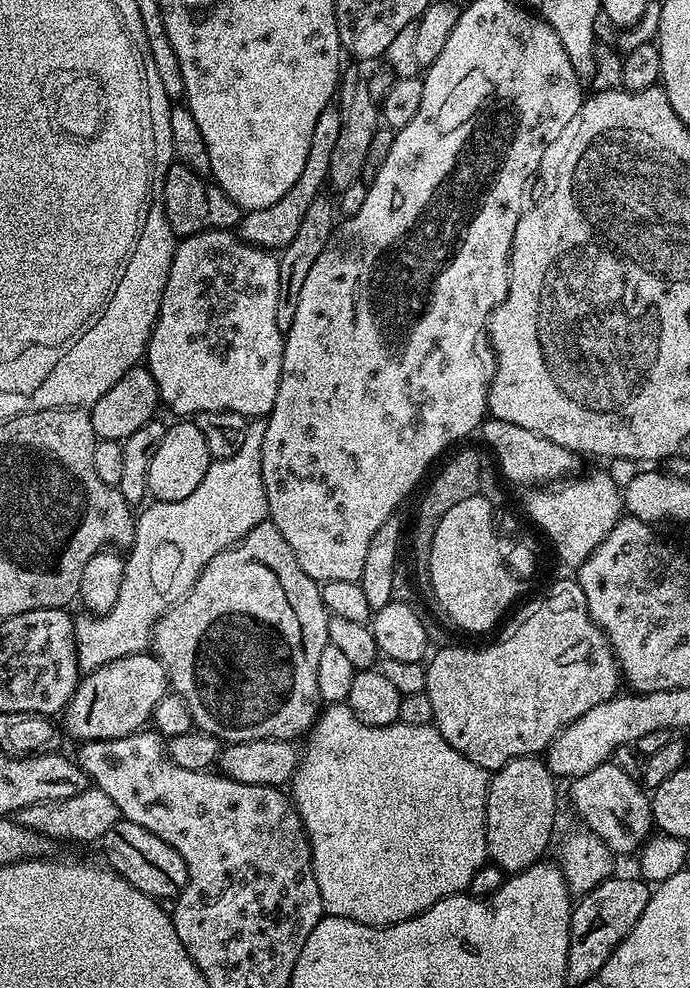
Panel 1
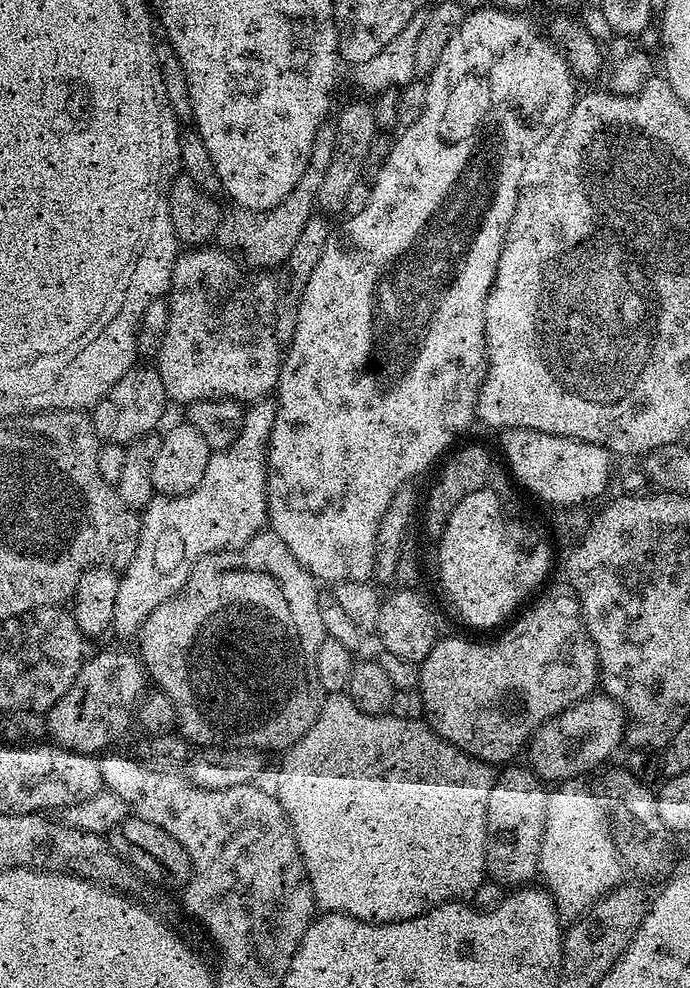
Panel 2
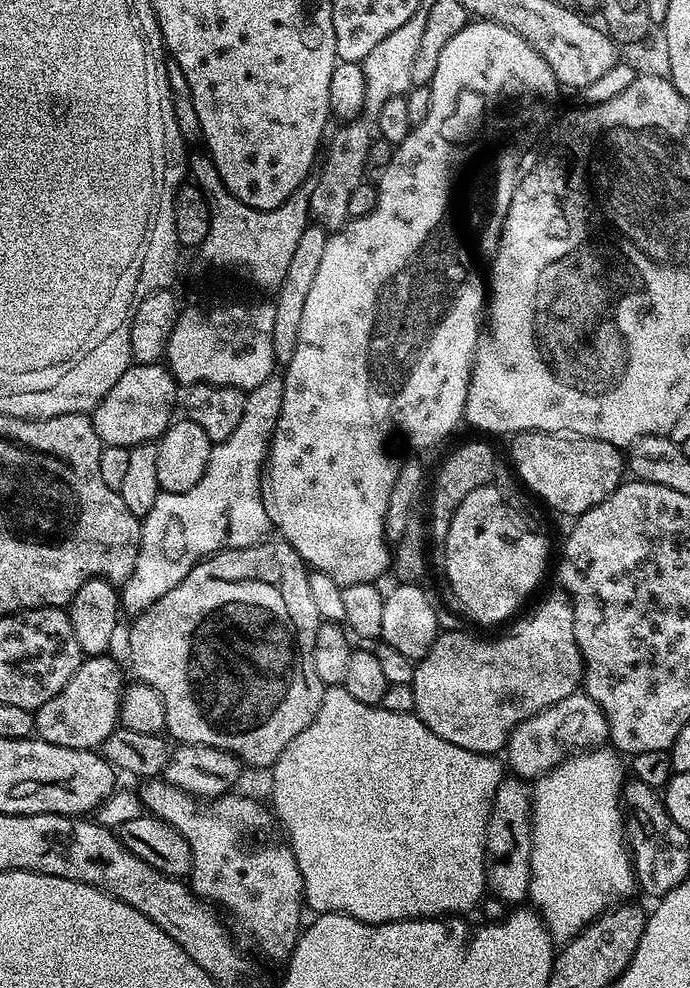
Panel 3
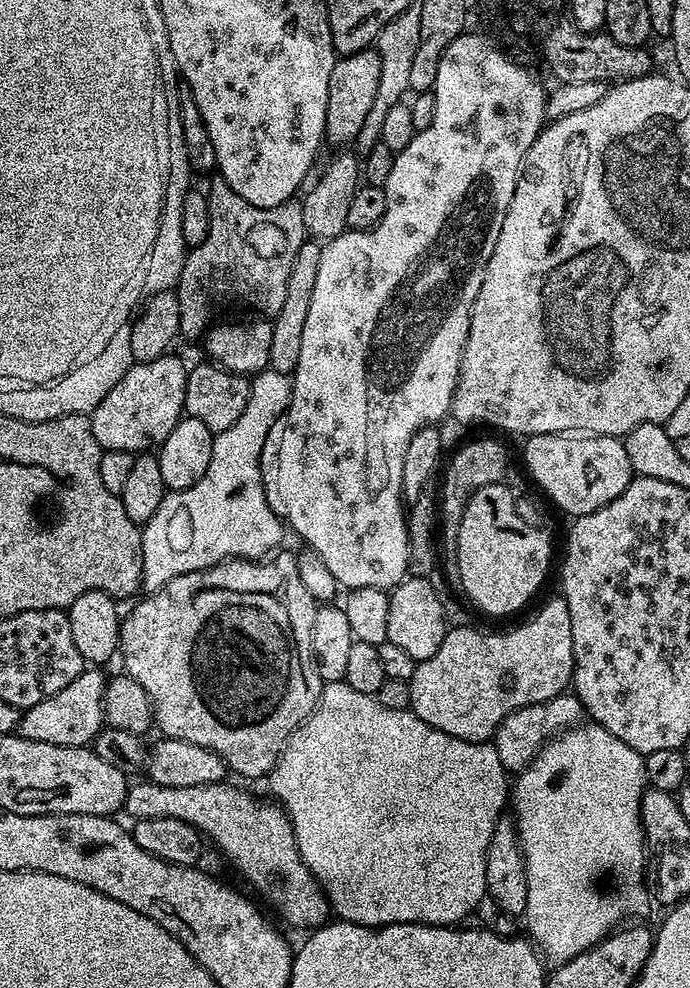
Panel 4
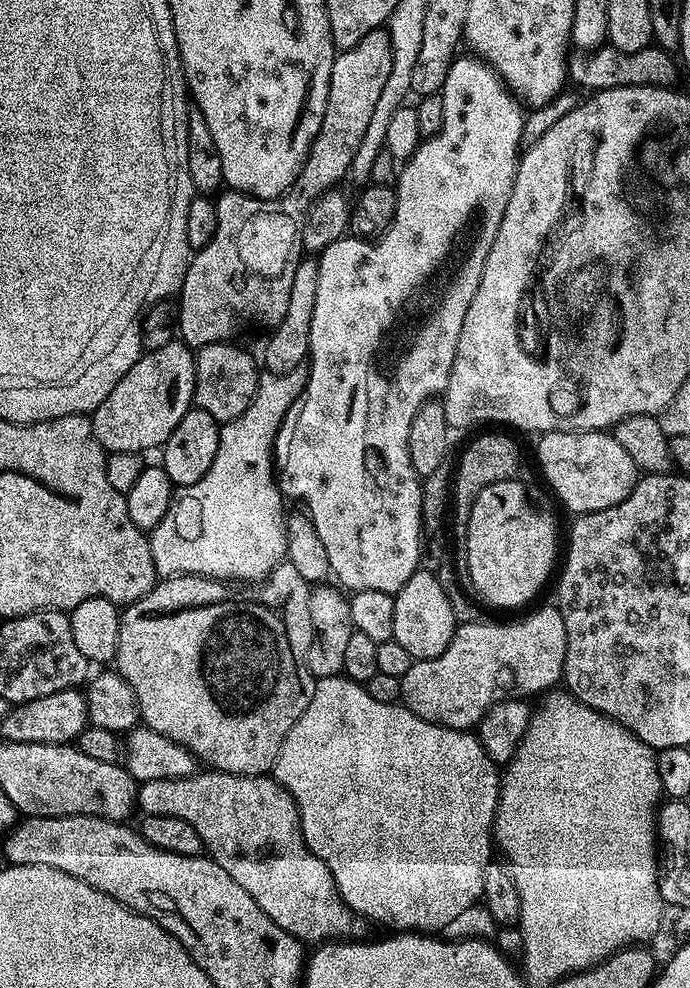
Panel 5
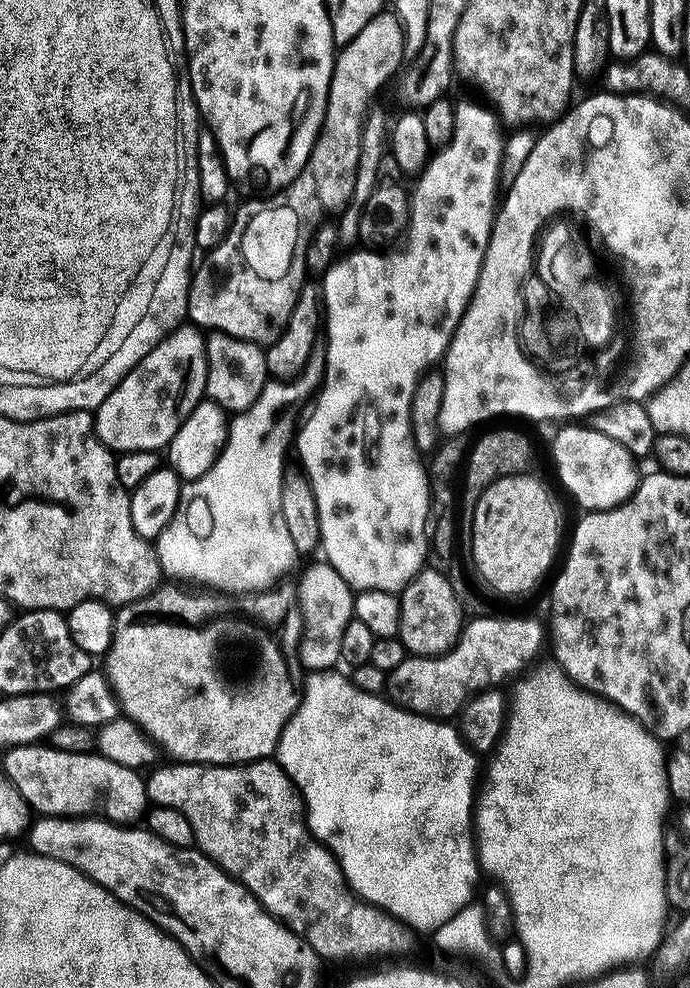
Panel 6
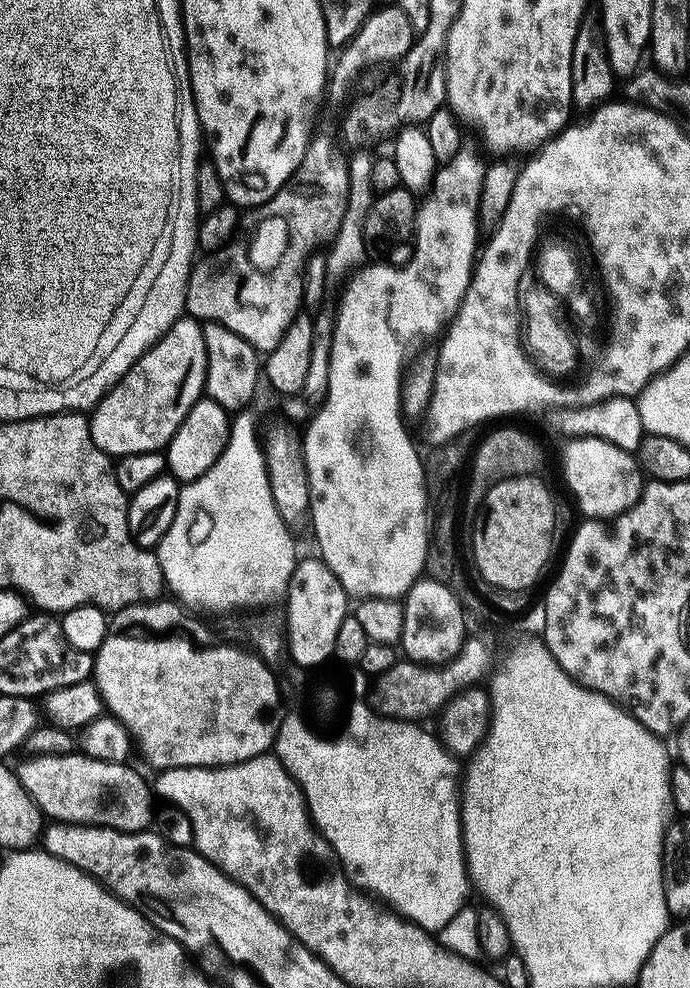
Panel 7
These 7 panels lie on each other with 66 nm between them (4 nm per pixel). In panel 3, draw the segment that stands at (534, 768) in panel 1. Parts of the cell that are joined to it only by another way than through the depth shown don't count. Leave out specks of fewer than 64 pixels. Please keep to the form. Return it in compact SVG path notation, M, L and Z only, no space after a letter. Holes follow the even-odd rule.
M505 778L500 781L492 799L492 809L486 826L484 843L484 878L491 895L497 896L508 906L520 906L529 899L528 887L532 877L532 798L530 788L519 778Z

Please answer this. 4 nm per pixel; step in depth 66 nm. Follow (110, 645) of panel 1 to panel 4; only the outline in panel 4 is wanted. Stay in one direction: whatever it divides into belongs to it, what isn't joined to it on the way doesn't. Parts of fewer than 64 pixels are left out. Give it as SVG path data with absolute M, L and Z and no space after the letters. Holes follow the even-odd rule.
M271 370L255 373L246 410L242 410L238 422L234 422L230 430L215 433L206 474L202 474L194 486L169 491L154 518L143 525L142 584L148 592L156 592L166 582L187 572L197 572L224 560L260 560L271 553L268 552L271 548L281 547L280 539L286 528L268 505L266 476L260 473L260 455L272 427L274 432L278 421L287 413L290 401L291 375Z

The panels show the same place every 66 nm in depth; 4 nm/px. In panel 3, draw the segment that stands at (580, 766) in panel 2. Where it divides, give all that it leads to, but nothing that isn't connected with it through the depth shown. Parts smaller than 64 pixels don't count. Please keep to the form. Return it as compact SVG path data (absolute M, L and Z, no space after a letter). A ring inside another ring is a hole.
M578 690L570 694L570 698L562 698L562 702L554 702L554 706L526 718L512 731L506 745L506 764L513 777L532 782L536 777L544 776L550 769L556 768L569 756L599 748L608 739L606 714L598 702L594 702L594 698Z

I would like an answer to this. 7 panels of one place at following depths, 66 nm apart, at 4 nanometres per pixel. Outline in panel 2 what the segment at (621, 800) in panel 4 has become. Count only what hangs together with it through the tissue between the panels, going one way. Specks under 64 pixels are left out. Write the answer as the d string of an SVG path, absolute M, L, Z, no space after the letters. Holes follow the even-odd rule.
M565 783L548 793L546 830L542 838L539 879L550 893L561 917L581 916L611 888L621 883L626 869L616 852L612 832L608 829L608 813L601 797L584 788Z

